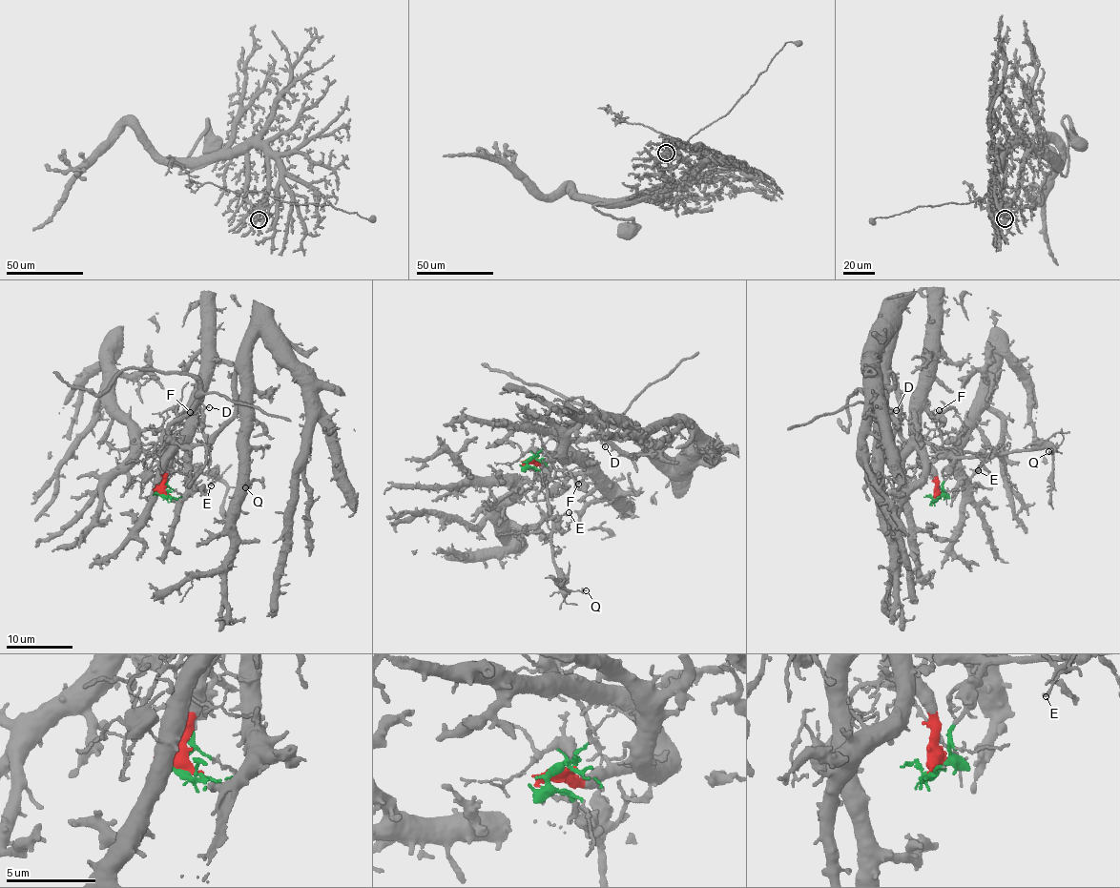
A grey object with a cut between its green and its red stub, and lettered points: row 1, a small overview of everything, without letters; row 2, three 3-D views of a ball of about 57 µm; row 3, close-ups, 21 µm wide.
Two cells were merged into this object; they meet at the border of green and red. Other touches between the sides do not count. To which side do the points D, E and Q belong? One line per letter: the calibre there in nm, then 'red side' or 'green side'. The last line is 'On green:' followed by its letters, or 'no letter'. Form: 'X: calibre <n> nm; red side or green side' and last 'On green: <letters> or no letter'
D: calibre 130 nm; green side
E: calibre 140 nm; green side
Q: calibre 170 nm; green side
On green: D, E, Q

